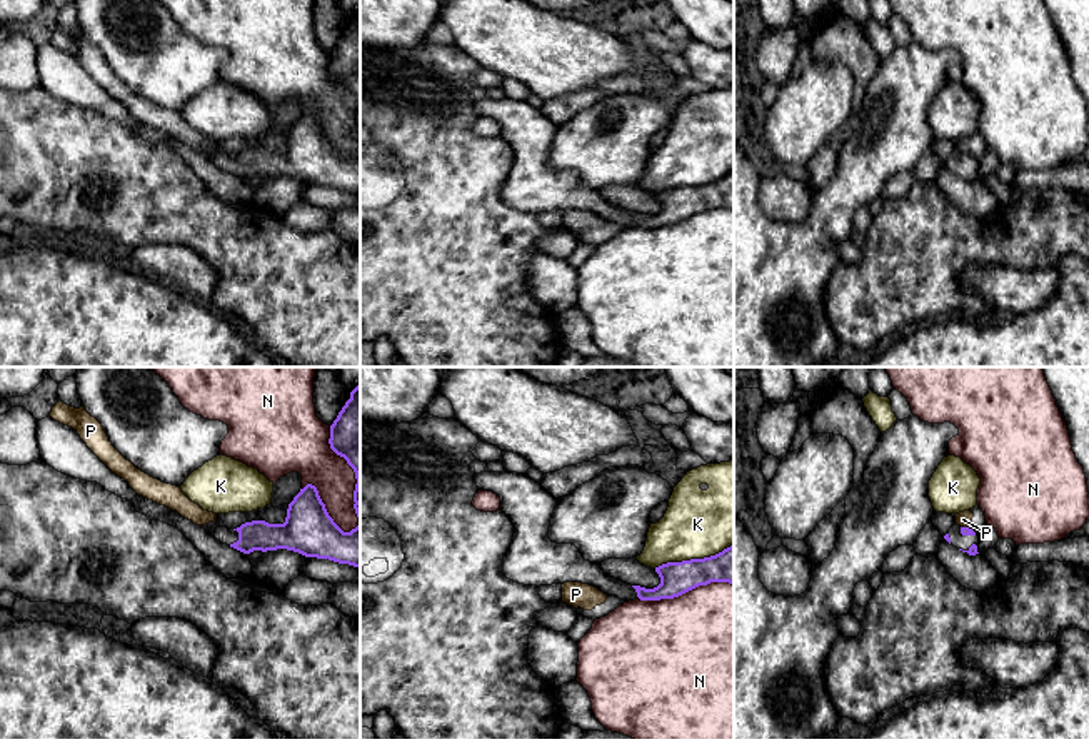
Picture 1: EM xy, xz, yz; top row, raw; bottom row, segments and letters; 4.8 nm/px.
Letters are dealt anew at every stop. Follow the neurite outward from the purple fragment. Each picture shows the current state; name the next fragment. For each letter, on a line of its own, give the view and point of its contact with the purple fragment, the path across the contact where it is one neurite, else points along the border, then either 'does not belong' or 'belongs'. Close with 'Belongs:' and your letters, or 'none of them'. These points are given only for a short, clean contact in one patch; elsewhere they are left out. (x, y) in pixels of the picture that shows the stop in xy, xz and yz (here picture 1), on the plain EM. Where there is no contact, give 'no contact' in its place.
K: xz (692, 186) | does not belong
N: xz (686, 217) | does not belong
P: yz (964, 154) | along yz (961, 152), (966, 154) | does not belong
Belongs: none of them

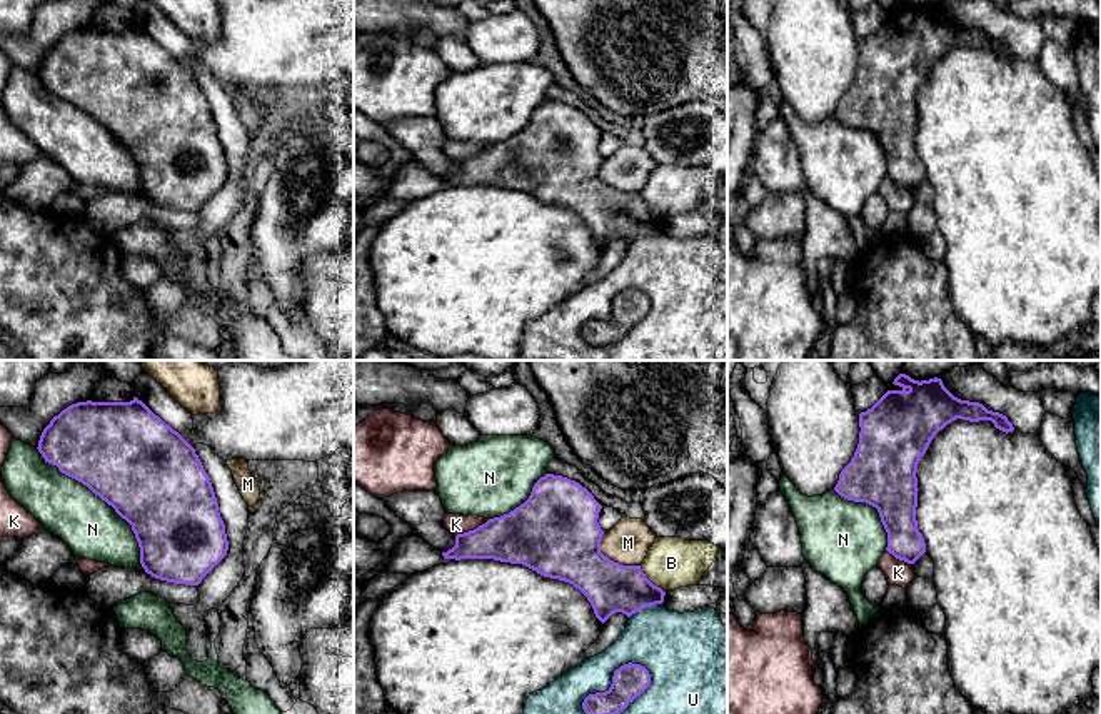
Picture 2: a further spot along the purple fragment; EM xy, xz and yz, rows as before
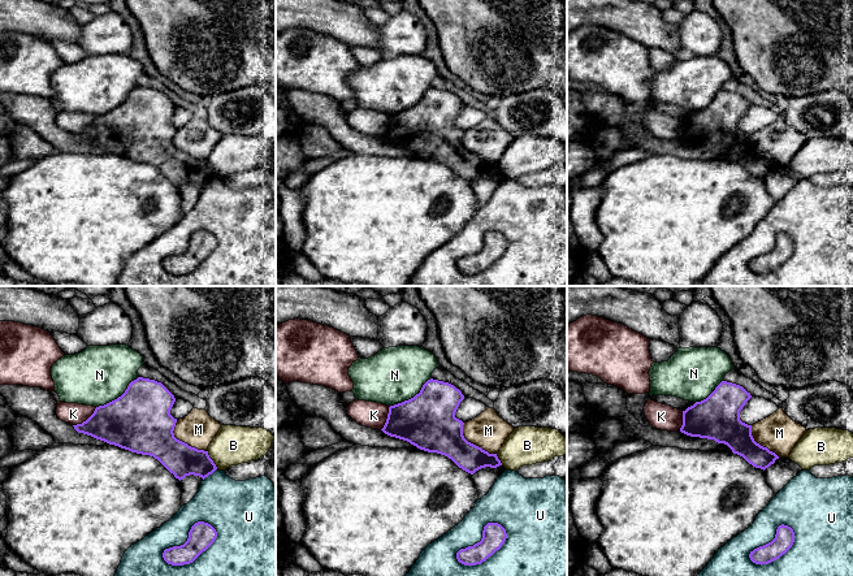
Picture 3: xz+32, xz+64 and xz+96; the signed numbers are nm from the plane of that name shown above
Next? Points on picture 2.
B: xz (649, 207) | does not belong
K: xz (474, 155) | does not belong
M: xz (609, 186) | does not belong
N: xy (105, 127) | does not belong
U: xz (623, 336) | does not belong
Belongs: none of them

